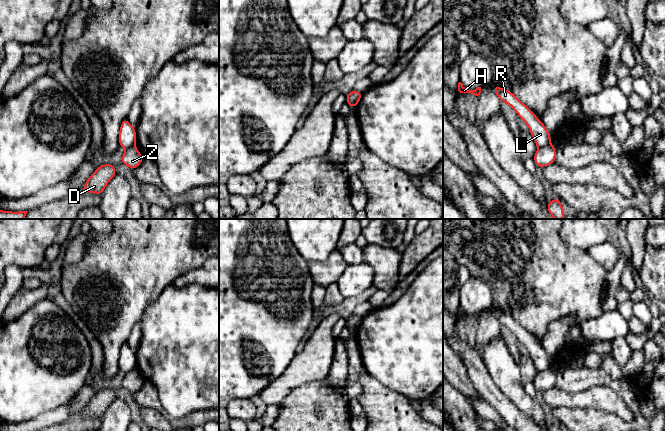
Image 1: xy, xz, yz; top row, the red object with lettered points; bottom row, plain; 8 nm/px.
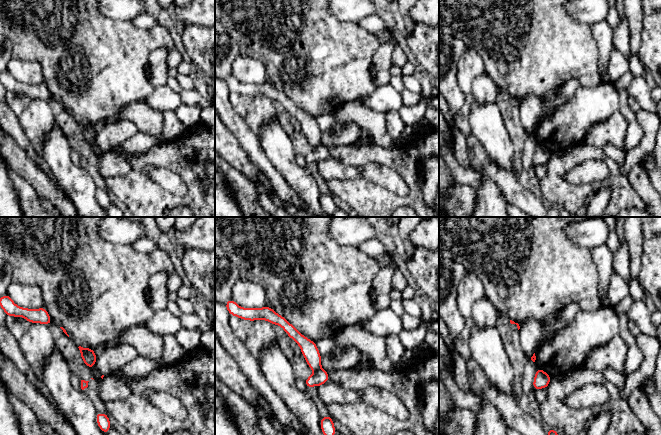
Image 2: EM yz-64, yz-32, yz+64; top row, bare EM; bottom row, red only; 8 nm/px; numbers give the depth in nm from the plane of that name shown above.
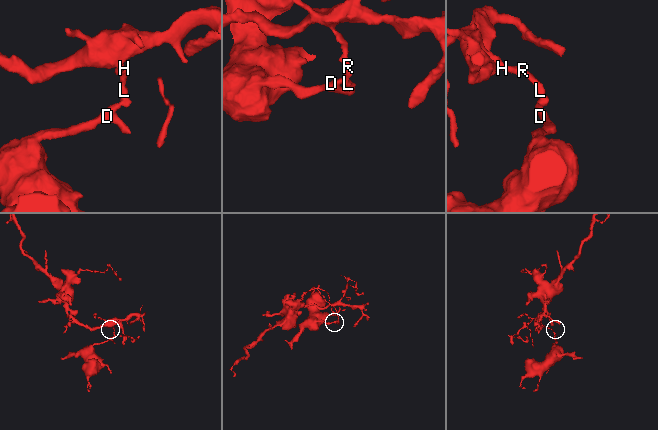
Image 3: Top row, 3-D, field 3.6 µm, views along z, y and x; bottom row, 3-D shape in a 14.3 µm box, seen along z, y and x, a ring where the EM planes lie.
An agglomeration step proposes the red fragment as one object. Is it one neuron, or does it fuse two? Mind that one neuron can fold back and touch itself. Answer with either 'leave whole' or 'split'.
split

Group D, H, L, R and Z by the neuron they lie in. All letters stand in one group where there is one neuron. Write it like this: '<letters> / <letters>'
D Z / H L R

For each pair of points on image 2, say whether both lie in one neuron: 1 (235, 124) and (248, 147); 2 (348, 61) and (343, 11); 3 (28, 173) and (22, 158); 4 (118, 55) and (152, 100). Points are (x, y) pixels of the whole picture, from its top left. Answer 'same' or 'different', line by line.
1: same
2: different
3: same
4: different

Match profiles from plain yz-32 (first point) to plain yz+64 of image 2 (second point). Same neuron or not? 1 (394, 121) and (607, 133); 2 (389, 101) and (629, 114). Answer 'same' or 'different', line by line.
1: same
2: different

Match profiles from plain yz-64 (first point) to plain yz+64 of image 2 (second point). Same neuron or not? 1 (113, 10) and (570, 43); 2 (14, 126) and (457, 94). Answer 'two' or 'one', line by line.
1: two
2: two

